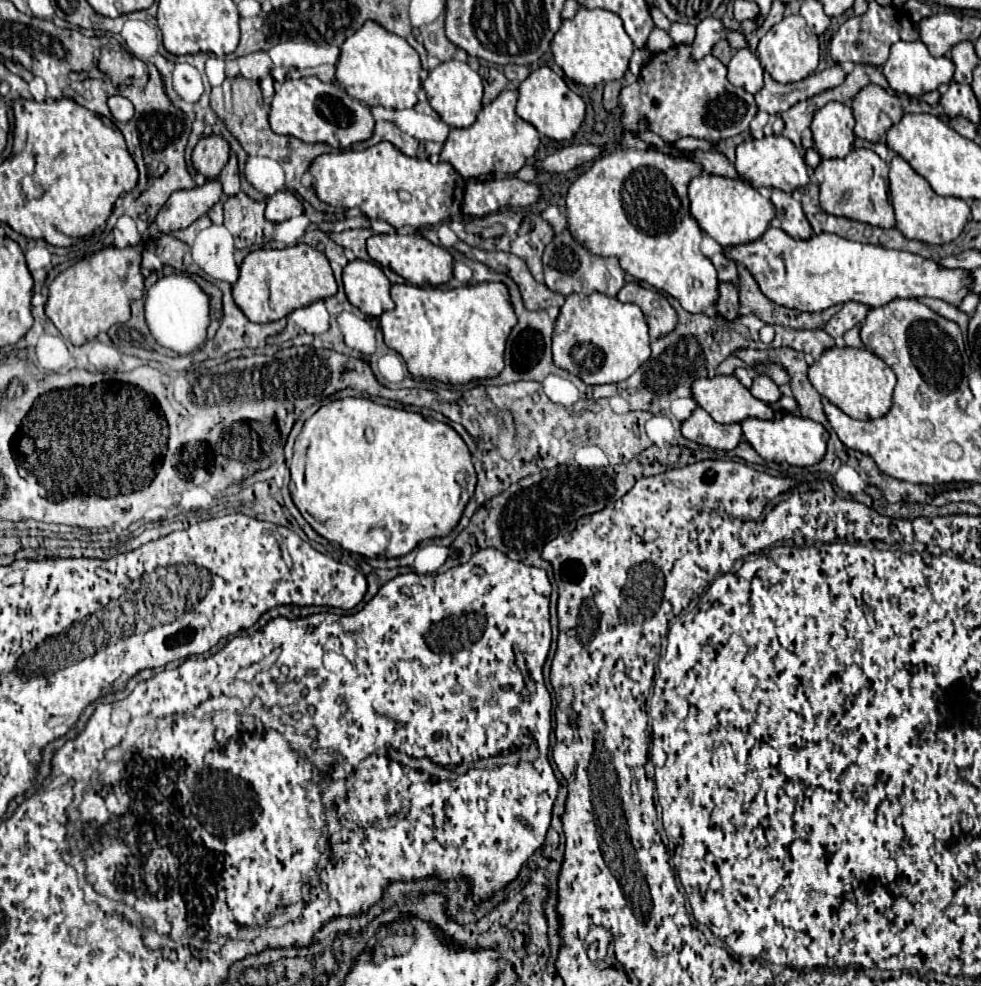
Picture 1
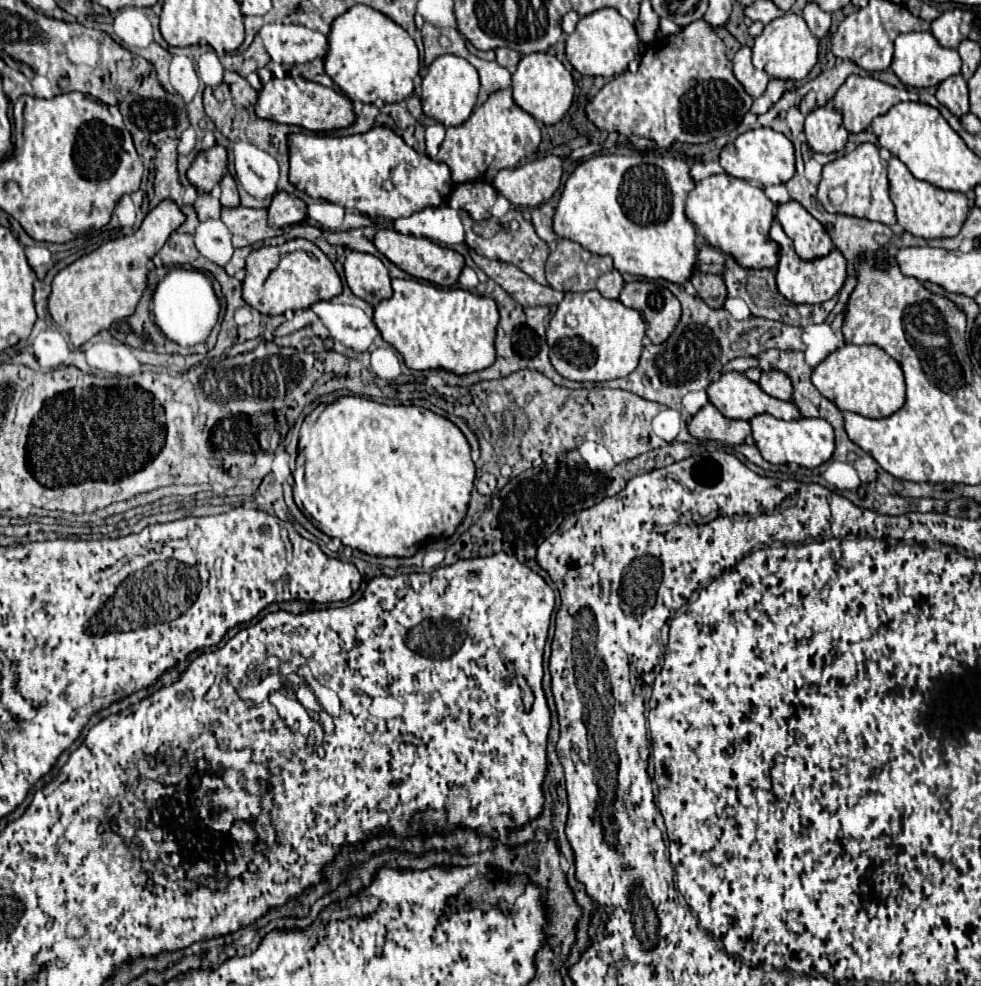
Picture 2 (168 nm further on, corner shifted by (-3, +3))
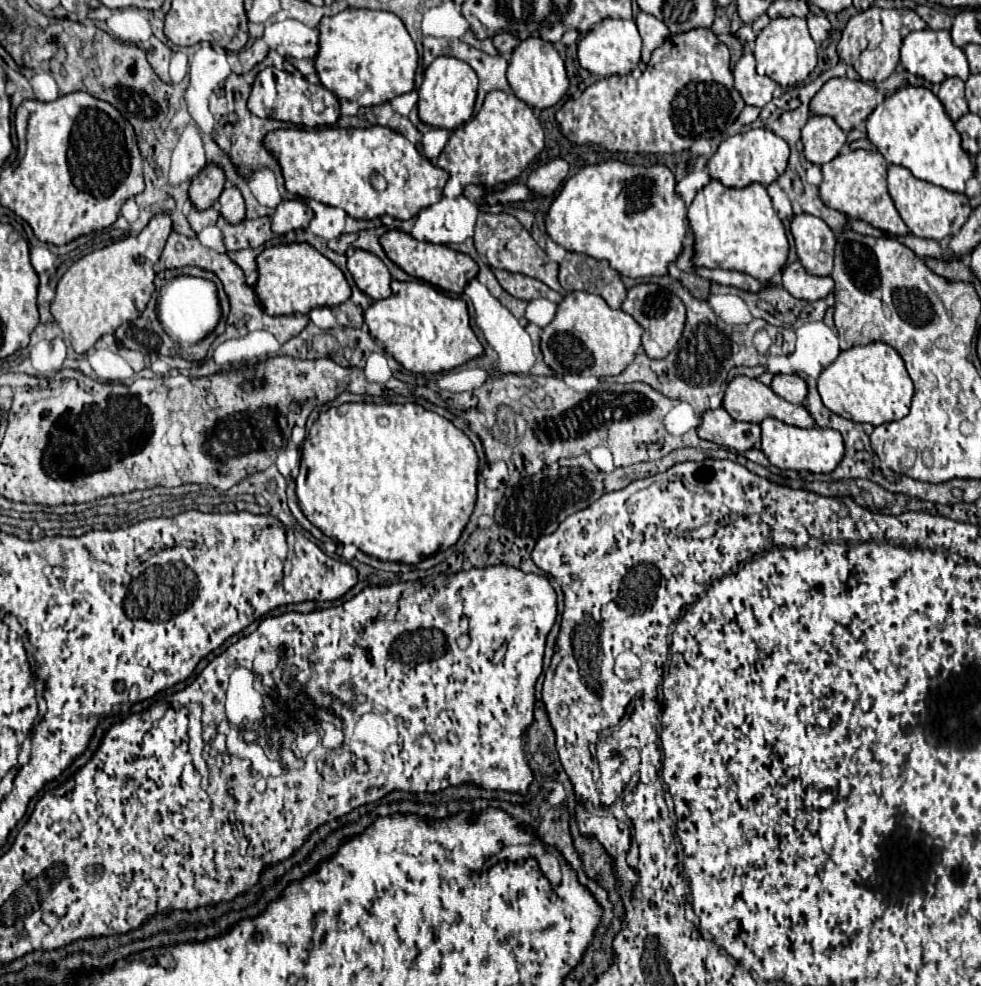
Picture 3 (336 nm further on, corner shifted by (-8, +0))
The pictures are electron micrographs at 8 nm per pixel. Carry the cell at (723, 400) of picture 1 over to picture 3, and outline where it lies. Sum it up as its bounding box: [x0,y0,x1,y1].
[722,376,816,428]

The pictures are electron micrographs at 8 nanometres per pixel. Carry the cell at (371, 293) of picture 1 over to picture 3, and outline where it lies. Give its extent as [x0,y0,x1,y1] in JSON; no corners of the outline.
[348,250,392,300]

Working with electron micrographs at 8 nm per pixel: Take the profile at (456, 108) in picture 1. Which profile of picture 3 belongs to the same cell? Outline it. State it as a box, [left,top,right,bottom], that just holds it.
[418,56,478,130]

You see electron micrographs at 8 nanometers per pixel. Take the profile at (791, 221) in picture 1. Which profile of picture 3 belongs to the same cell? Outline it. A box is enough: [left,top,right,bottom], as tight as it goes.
[790,214,836,276]

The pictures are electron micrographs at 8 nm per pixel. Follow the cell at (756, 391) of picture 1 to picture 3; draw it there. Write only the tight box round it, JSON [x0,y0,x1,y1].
[770,374,808,404]

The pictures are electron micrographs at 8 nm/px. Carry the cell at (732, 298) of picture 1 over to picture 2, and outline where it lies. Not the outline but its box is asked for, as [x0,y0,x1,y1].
[691,273,727,309]

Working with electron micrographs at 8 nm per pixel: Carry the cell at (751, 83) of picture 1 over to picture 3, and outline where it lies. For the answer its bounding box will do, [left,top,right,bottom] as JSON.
[734,52,776,106]

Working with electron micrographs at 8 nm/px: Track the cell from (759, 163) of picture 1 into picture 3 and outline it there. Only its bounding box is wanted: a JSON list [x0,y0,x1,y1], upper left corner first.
[708,128,790,188]

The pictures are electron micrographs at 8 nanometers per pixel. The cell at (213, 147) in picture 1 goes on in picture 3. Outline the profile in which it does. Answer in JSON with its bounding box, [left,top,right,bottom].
[190,164,226,210]

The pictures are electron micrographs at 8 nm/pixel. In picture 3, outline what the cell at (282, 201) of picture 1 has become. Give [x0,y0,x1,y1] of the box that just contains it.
[272,200,314,234]

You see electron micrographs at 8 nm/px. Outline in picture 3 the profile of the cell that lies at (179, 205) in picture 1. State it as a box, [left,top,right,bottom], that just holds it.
[50,214,172,354]

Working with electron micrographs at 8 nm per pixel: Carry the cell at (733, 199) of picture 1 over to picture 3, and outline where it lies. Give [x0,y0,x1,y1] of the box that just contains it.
[688,180,788,282]

